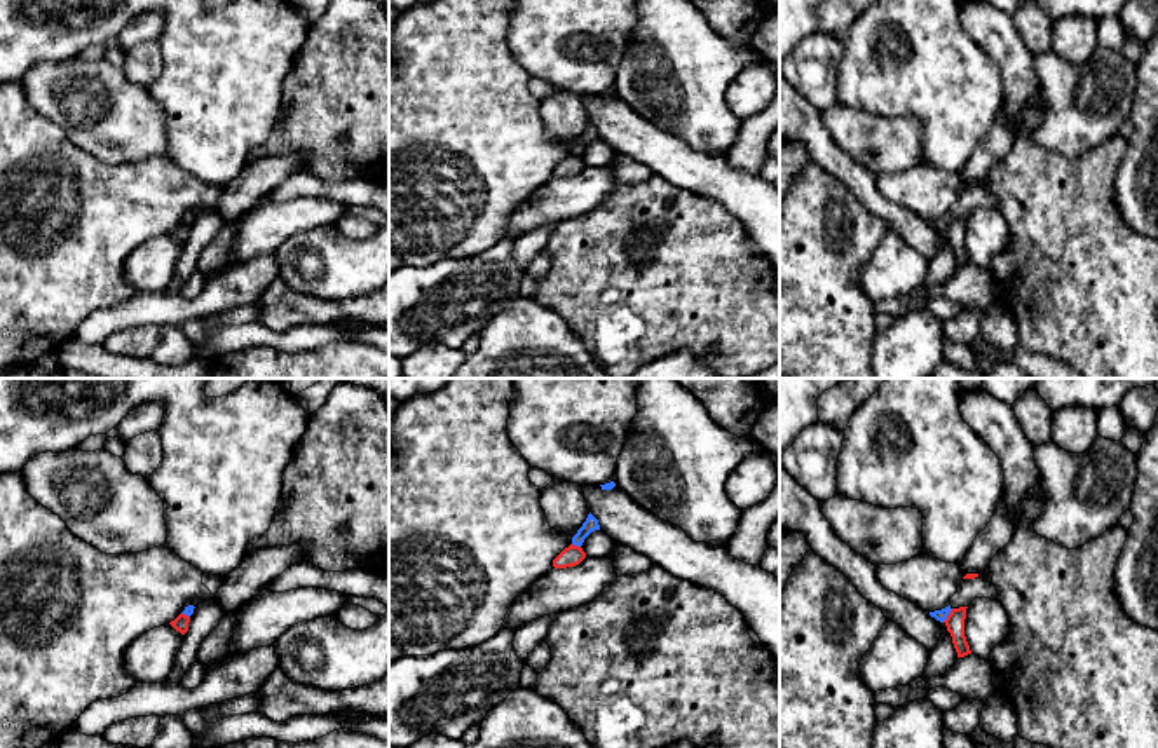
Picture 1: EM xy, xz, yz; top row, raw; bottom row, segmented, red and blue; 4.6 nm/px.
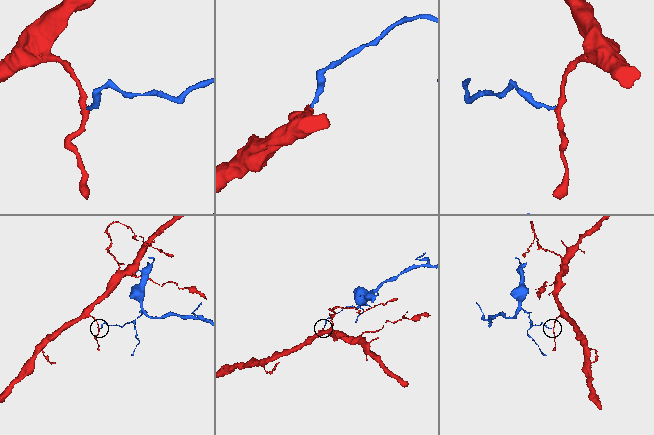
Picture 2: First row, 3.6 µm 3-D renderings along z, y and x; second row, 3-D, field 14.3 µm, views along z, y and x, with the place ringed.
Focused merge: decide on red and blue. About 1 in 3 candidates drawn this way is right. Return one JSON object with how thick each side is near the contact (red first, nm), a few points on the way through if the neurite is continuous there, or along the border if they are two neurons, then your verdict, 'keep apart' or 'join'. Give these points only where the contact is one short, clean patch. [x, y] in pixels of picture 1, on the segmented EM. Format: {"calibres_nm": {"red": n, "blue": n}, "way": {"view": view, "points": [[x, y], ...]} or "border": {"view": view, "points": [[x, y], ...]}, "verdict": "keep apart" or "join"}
{"calibres_nm": {"red": 90, "blue": 50}, "border": {"view": "yz", "points": [[953, 609], [942, 621]]}, "verdict": "keep apart"}

